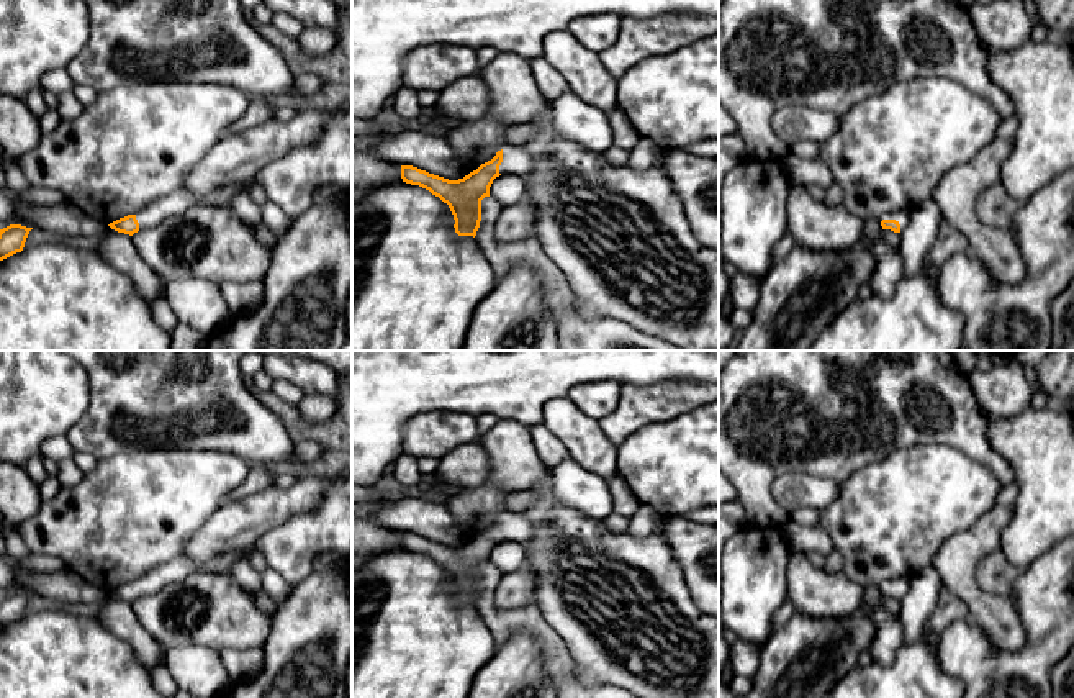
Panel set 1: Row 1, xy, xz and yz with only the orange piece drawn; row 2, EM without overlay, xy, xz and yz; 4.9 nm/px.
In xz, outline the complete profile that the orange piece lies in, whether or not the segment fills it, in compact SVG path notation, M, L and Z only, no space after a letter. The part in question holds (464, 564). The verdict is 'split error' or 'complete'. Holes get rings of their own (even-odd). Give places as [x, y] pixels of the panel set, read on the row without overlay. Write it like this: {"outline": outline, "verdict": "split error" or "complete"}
{"outline": "M506 511L496 523L463 546L449 547L413 533L401 533L401 546L419 552L449 572L458 603L476 603L481 588L481 567L499 542L526 542L534 536L535 523L522 513Z", "verdict": "split error"}

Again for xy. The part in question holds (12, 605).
{"outline": "M10 591L0 596L0 628L21 619L33 595Z", "verdict": "complete"}

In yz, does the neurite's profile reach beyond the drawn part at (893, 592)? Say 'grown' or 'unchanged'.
grown

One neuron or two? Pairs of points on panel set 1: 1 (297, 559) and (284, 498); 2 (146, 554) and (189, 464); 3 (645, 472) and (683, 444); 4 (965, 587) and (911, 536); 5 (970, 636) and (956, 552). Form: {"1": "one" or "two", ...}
{"1": "two", "2": "one", "3": "one", "4": "two", "5": "two"}

